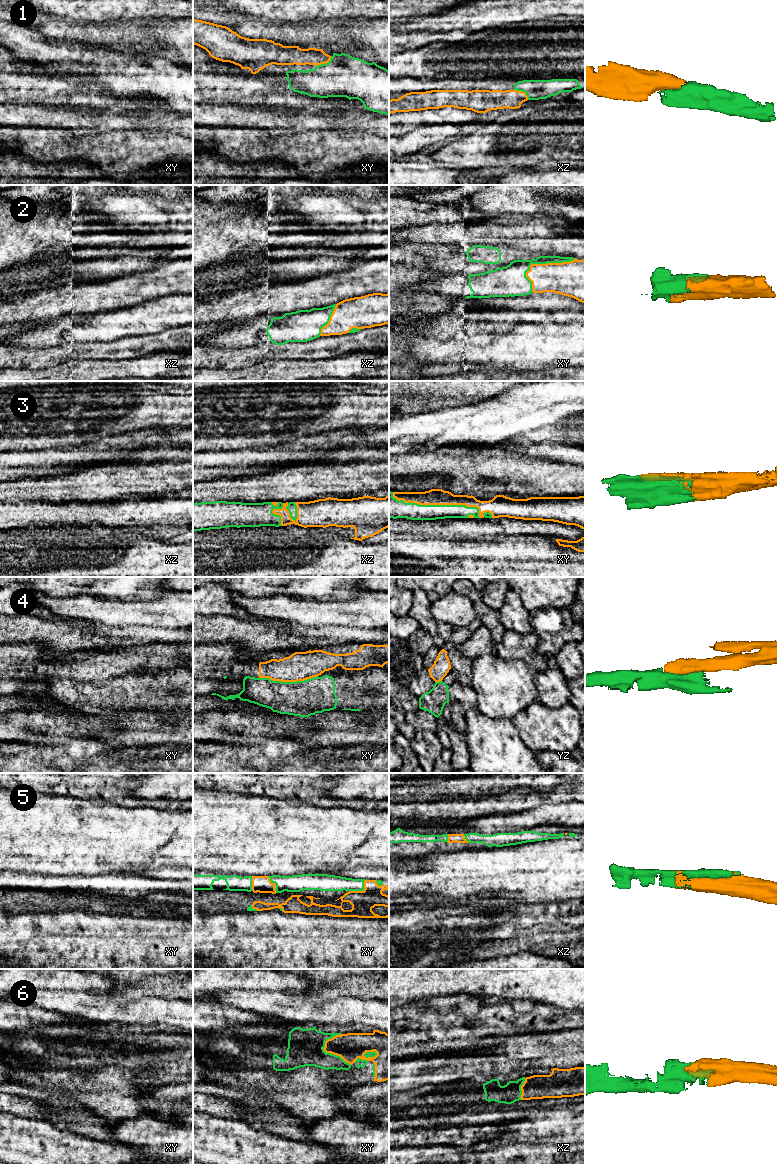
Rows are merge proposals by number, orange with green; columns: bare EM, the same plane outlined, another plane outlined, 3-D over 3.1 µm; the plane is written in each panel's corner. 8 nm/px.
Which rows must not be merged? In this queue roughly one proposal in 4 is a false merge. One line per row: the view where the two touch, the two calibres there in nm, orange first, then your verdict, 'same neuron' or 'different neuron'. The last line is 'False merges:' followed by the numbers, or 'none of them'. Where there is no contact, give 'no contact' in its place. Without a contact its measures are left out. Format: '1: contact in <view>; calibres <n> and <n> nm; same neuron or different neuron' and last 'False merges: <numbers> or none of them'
1: contact in xy; calibres 140 and 340 nm; same neuron
2: contact in xy; calibres 280 and 220 nm; same neuron
3: contact in xy; calibres 130 and 140 nm; same neuron
4: contact in xy; calibres 240 and 280 nm; different neuron
5: contact in xy; calibres 180 and 130 nm; different neuron
6: contact in xy; calibres 220 and 280 nm; same neuron
False merges: 4, 5

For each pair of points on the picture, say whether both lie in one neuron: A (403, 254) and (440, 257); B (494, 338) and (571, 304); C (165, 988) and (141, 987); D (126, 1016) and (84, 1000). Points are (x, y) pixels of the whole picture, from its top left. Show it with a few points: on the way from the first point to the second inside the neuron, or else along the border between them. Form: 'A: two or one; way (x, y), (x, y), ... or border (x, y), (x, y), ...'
A: one; way (412, 254), (431, 257)
B: one; way (517, 338), (553, 338), (564, 327)
C: one; way (159, 987), (147, 987)
D: one; way (116, 1008), (94, 1008)

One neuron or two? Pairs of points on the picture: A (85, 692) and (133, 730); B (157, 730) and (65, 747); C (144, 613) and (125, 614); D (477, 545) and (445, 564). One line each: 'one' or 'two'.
A: two
B: two
C: one
D: one

